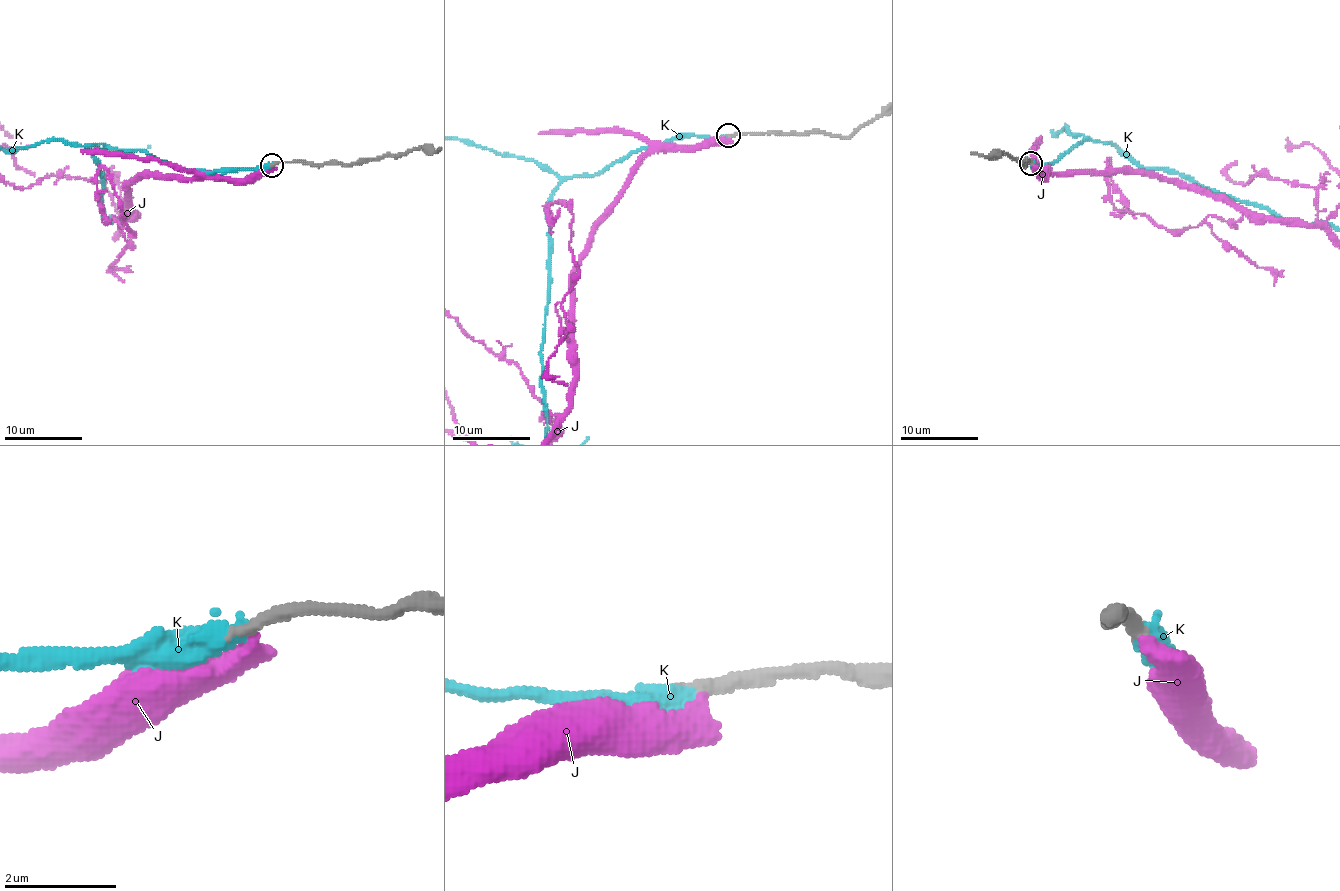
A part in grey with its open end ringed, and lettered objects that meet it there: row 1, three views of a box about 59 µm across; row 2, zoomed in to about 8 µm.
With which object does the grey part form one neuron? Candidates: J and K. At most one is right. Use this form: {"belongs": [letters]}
{"belongs": ["K"]}

